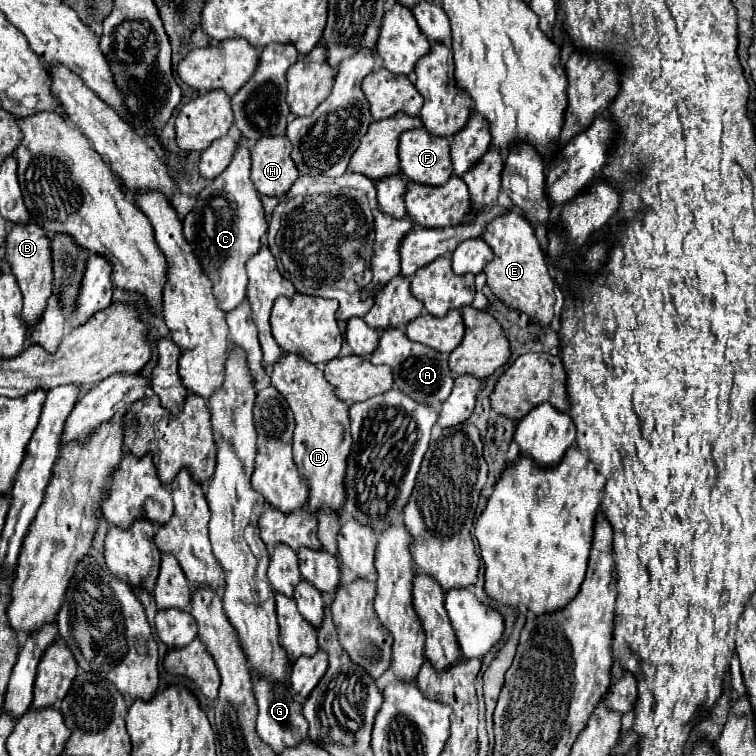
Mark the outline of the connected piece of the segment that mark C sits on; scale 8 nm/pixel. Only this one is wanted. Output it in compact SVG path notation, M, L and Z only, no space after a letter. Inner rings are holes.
M239 136L237 150L227 170L211 180L199 194L193 210L183 220L183 234L193 248L203 272L213 282L213 296L221 310L231 312L247 298L245 262L261 248L261 238L267 232L265 210L257 190L249 180L251 150L245 136Z

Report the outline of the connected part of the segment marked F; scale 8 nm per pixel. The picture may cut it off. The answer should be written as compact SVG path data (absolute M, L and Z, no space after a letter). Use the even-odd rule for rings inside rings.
M415 128L401 134L399 160L403 174L407 174L413 182L441 186L453 174L449 140L431 136L425 128Z

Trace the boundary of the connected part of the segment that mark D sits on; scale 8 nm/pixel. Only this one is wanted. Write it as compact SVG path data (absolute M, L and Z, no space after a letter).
M283 354L271 368L271 384L285 396L295 414L293 458L301 476L309 482L309 510L327 508L341 512L345 502L345 464L351 448L349 436L349 404L337 398L333 386L325 380L323 370L297 354Z

